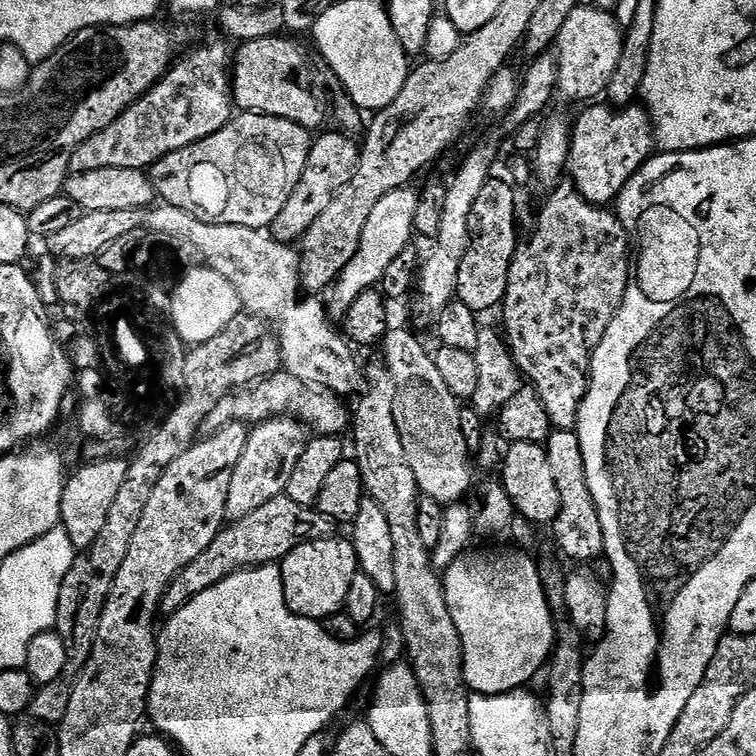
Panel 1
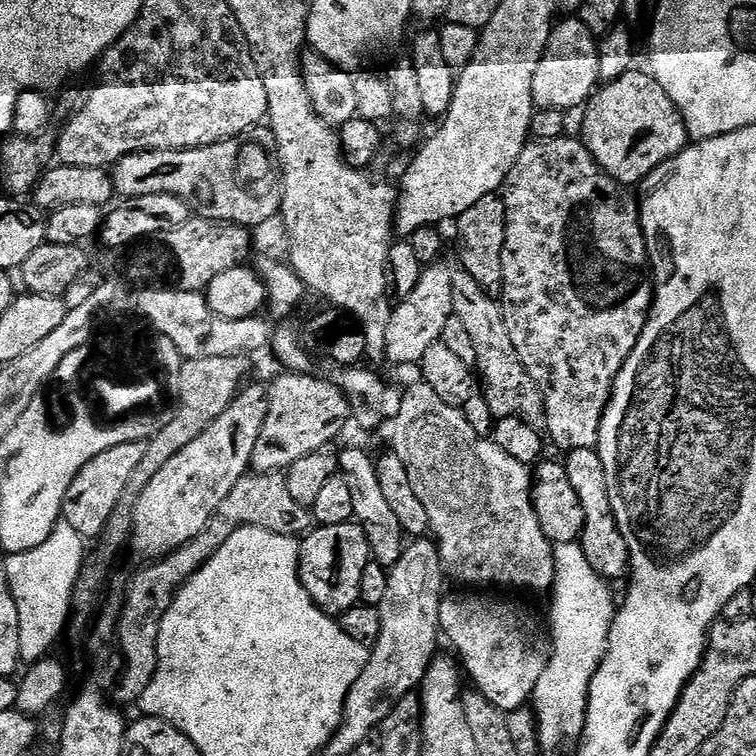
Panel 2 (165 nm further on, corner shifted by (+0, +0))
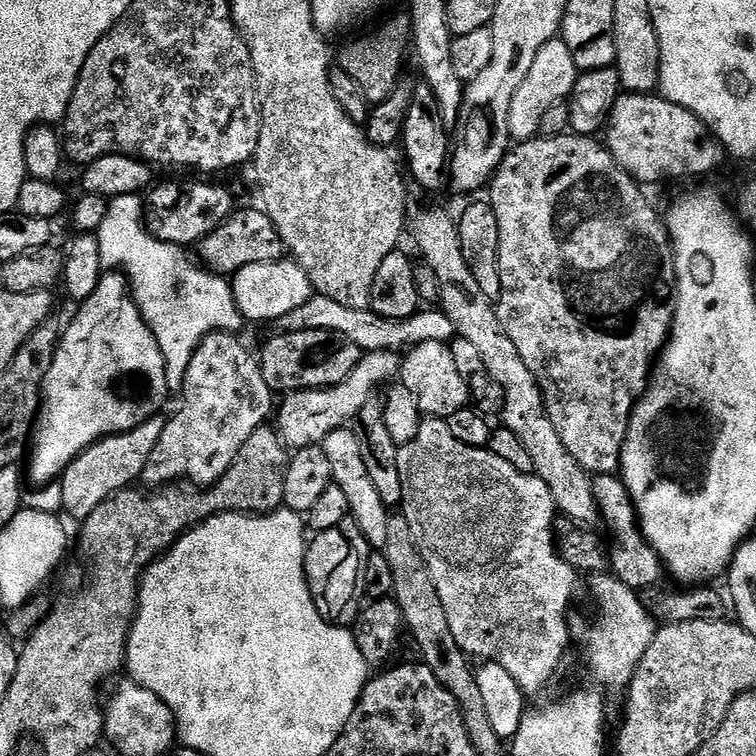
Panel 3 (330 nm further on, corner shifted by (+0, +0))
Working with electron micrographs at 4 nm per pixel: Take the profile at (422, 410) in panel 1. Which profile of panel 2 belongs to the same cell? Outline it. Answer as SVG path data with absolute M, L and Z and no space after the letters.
M417 382L417 384L410 385L408 389L406 387L403 389L402 406L396 415L394 427L396 429L392 432L391 451L396 452L398 458L402 458L402 463L406 466L406 474L410 478L410 486L414 486L414 494L418 494L422 506L426 506L426 514L430 517L430 532L437 548L440 549L440 561L444 563L445 573L451 579L453 576L454 579L461 580L464 584L505 584L508 588L529 588L532 592L547 593L555 582L554 545L542 532L538 515L532 505L533 473L529 465L510 458L510 454L506 454L506 450L499 448L491 438L477 432L472 421L464 417L461 409L442 402L442 398L438 398L438 394L434 394L434 390L430 390L430 386L423 382Z

